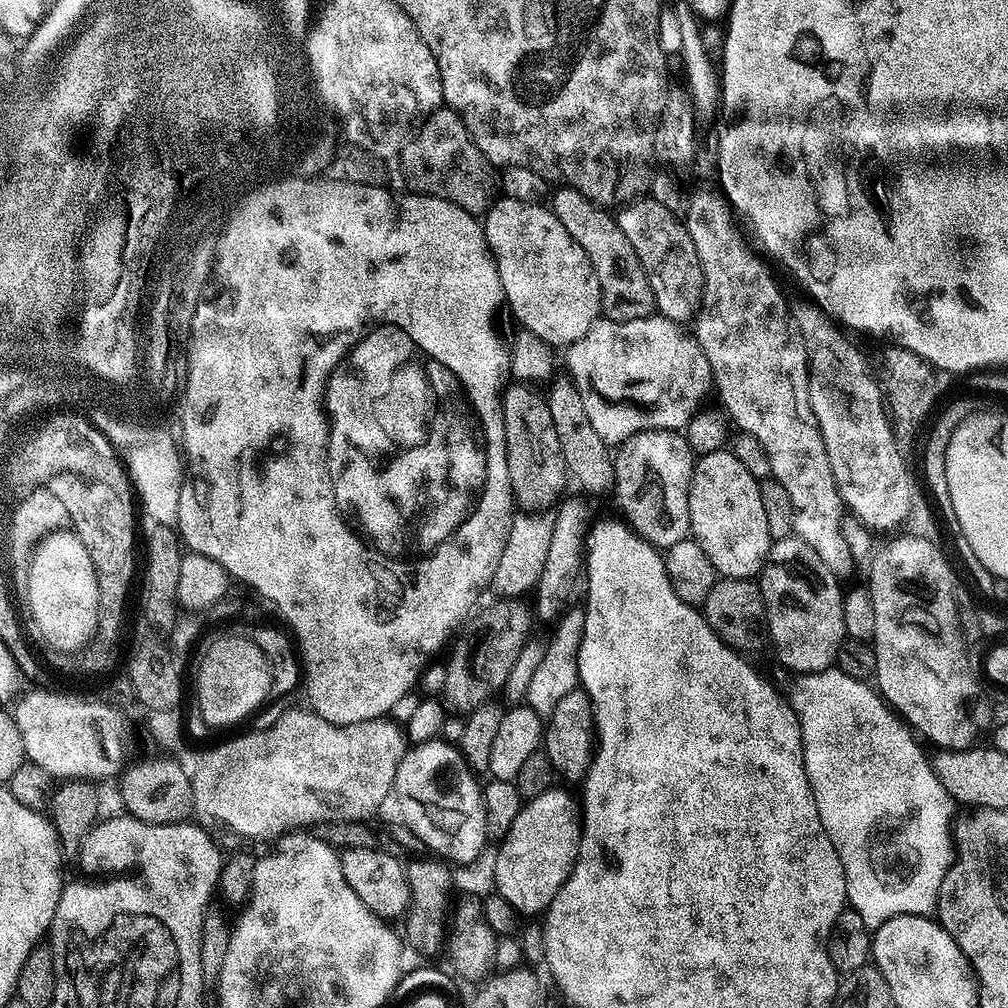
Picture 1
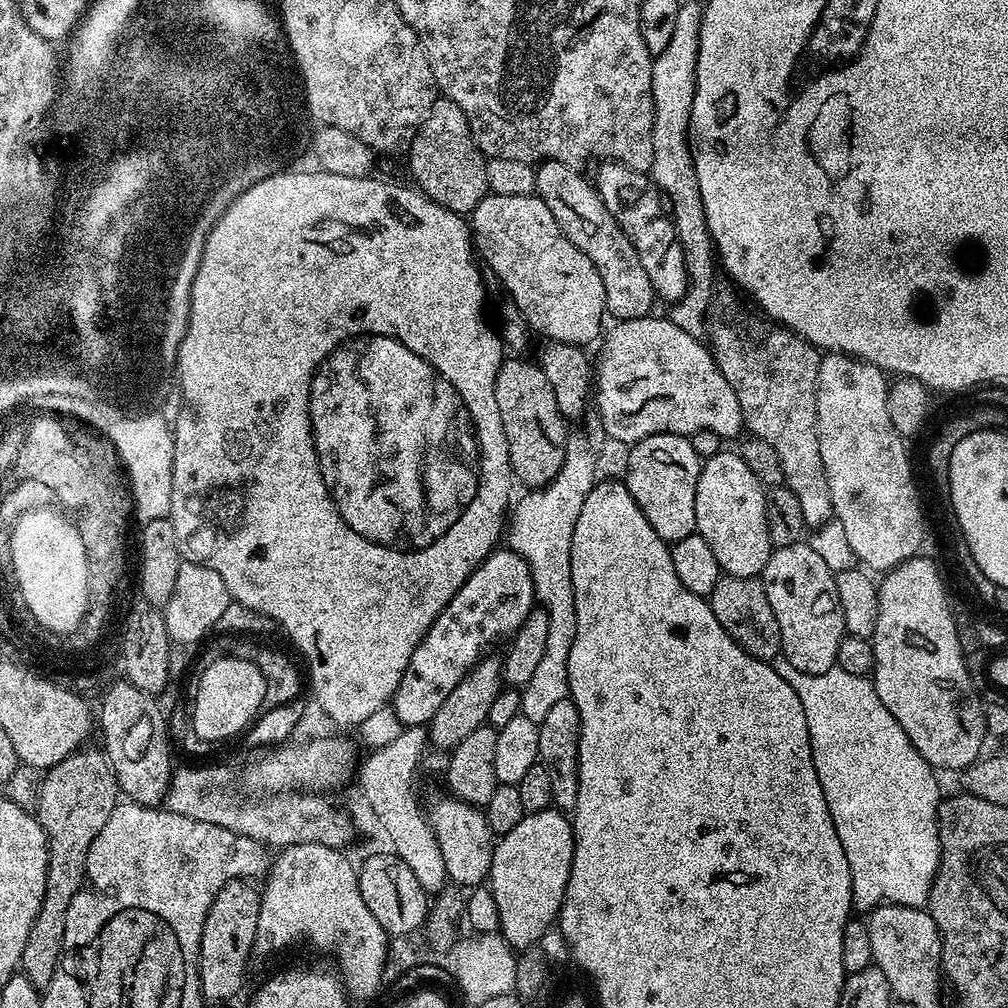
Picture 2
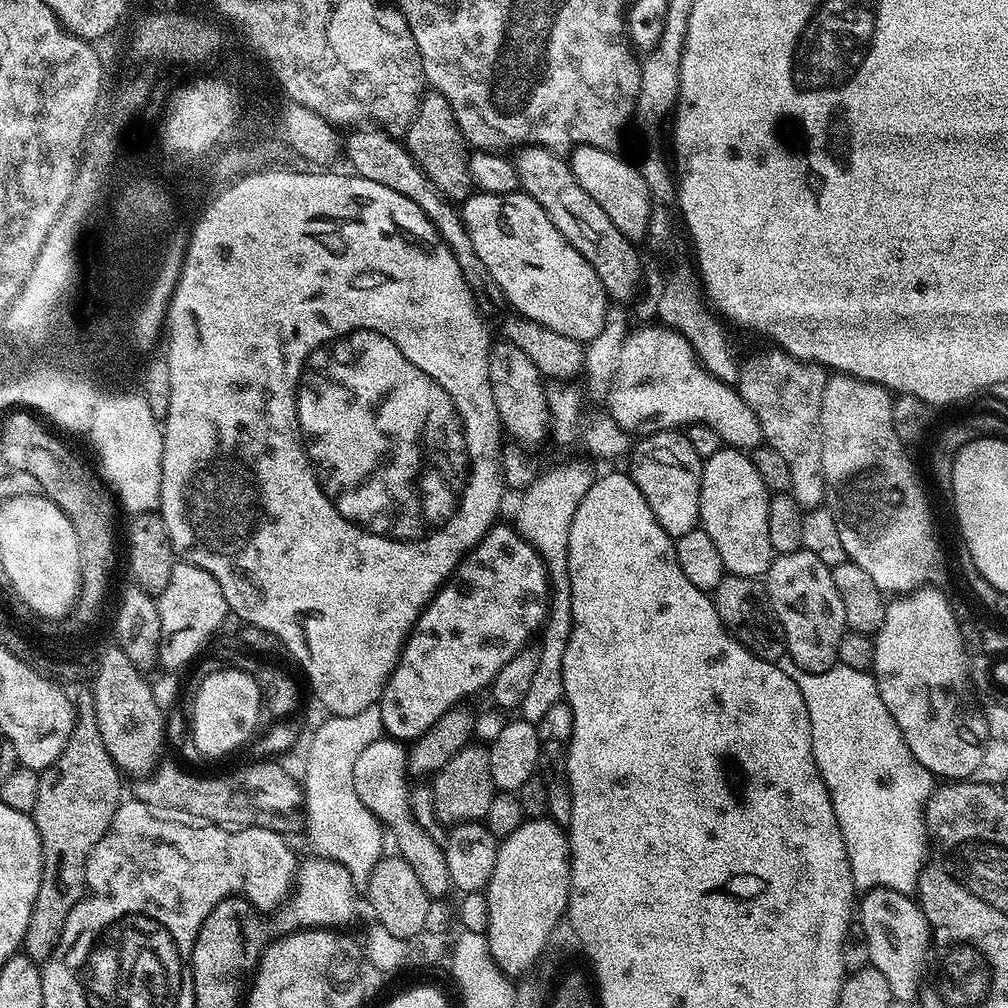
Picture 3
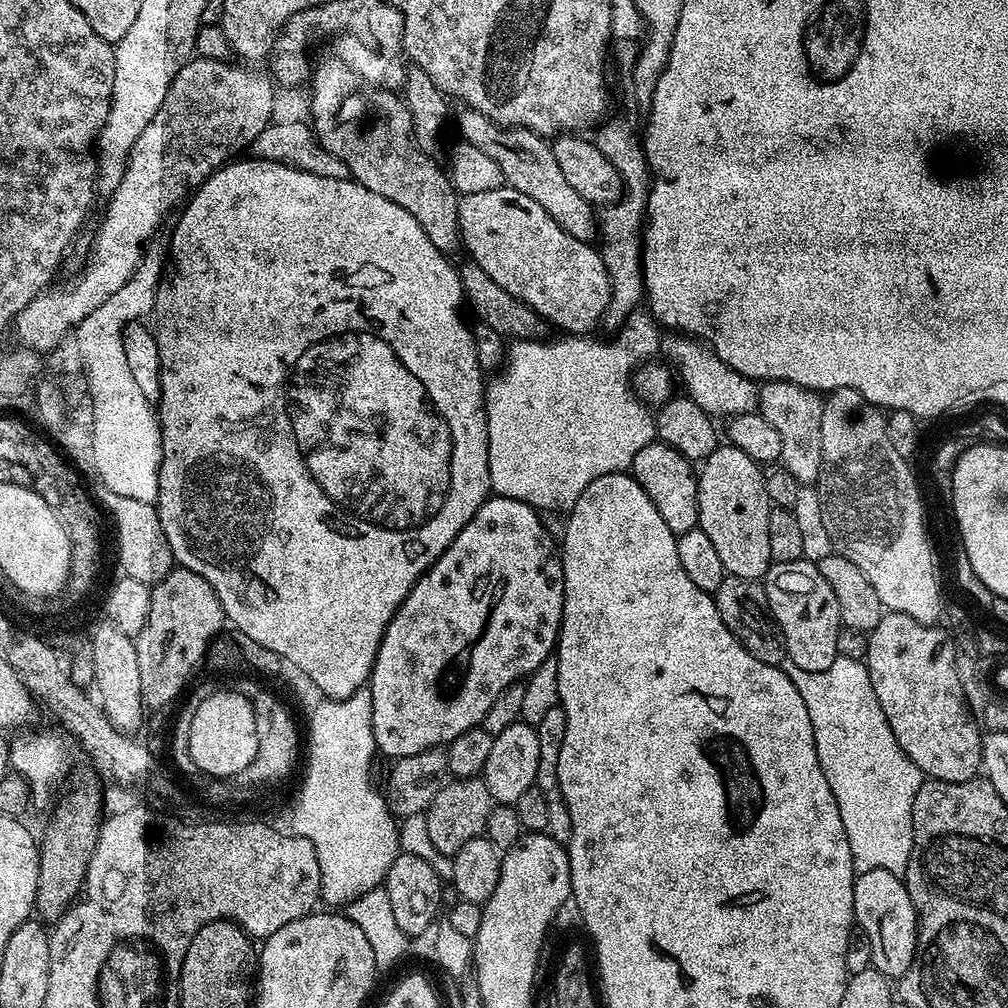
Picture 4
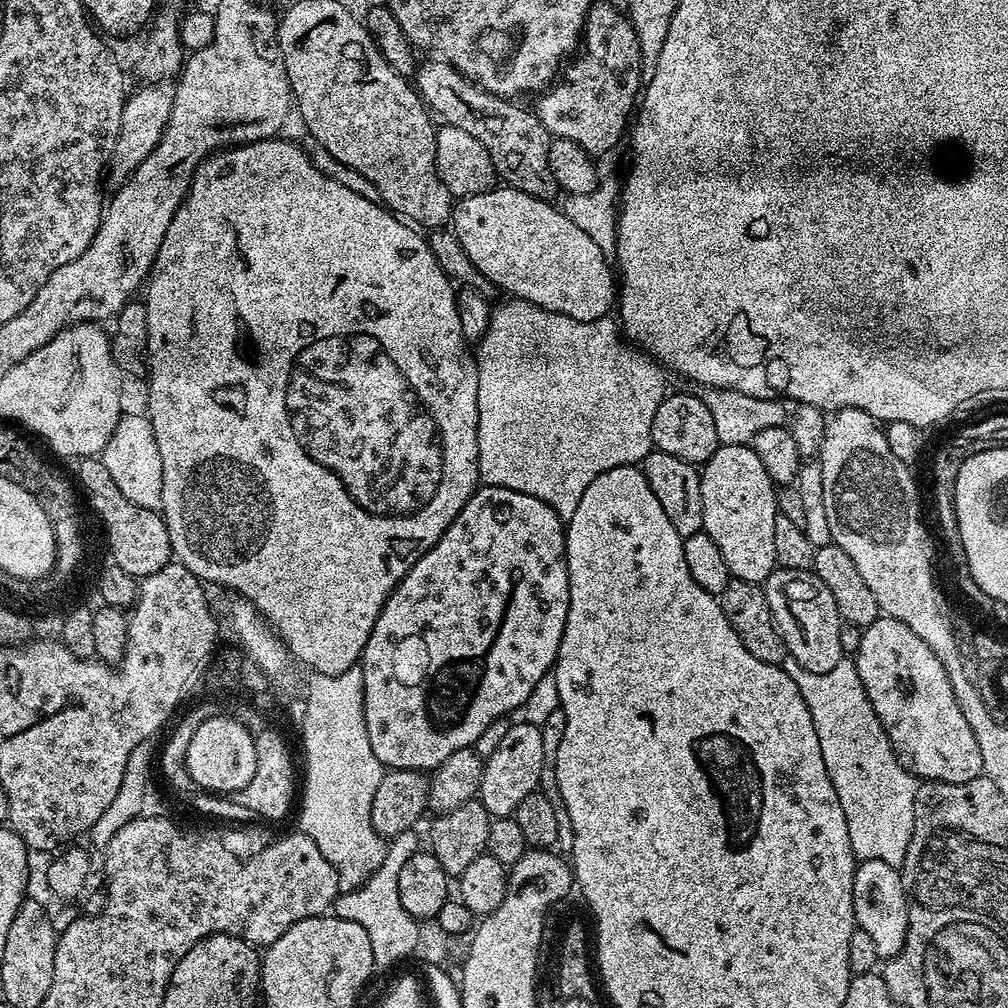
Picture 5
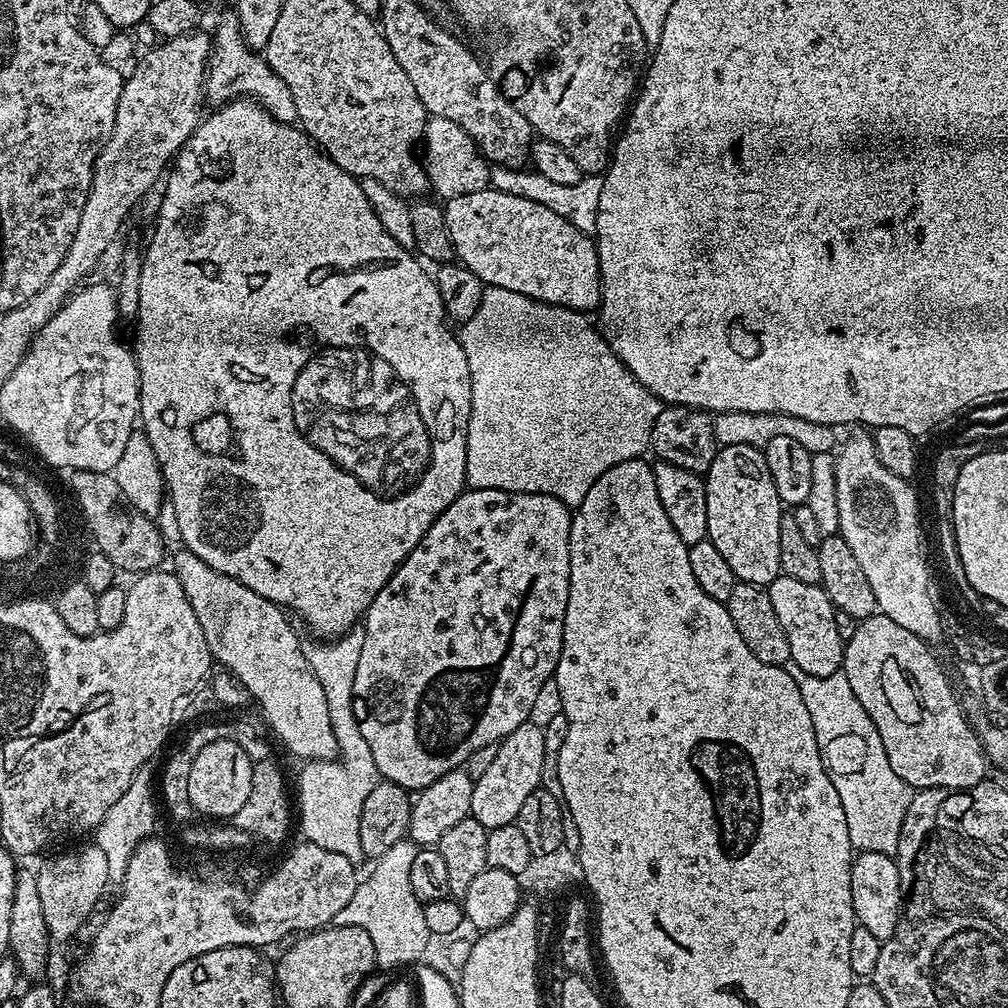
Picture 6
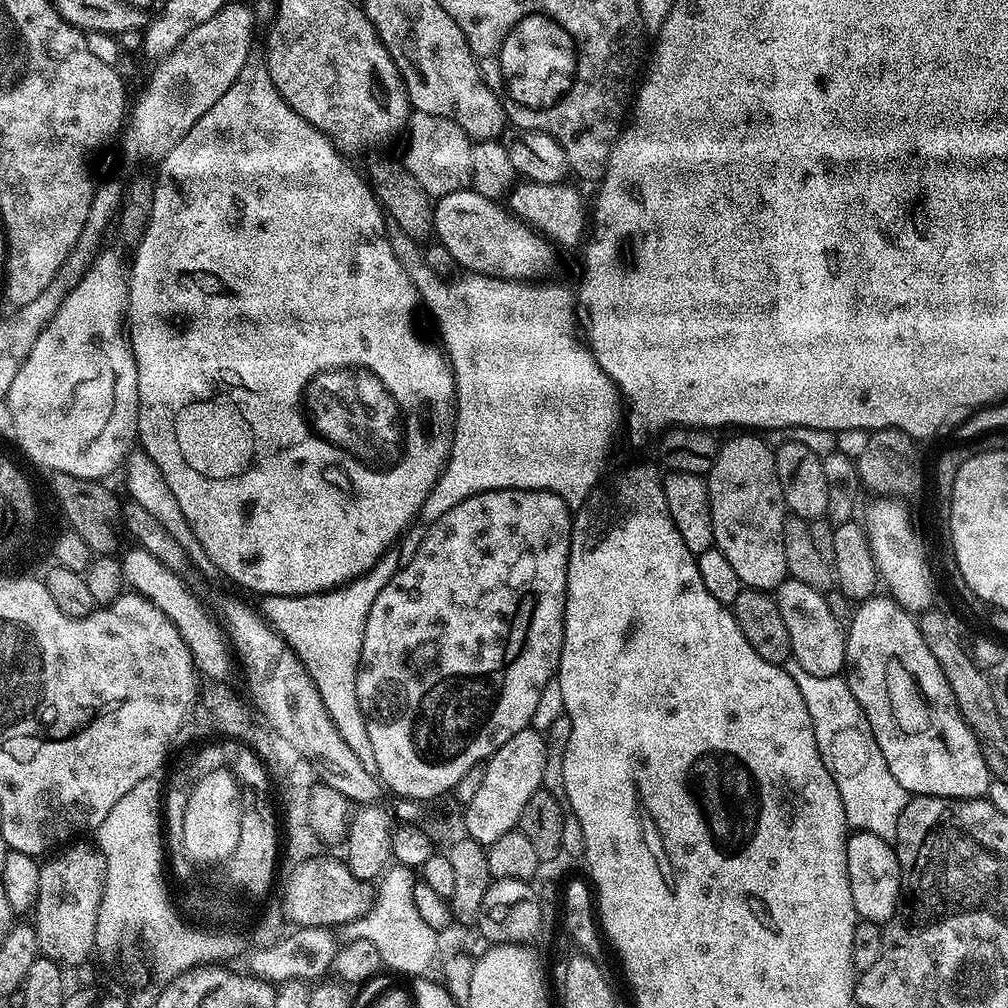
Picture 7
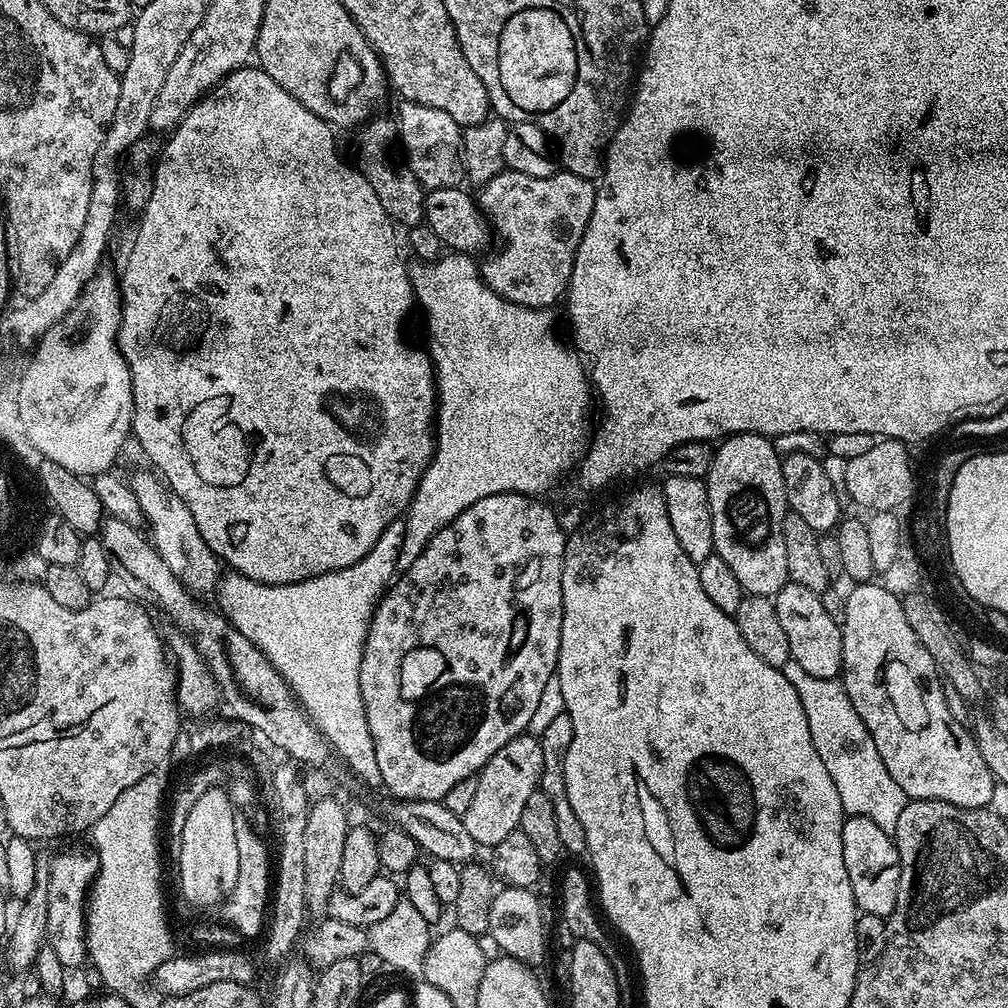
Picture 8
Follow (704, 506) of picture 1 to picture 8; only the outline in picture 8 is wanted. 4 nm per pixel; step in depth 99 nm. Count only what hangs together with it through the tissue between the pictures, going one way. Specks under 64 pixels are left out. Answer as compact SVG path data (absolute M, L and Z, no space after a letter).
M738 432L719 441L718 447L714 451L714 462L710 466L706 477L710 514L712 515L712 529L714 530L715 555L722 557L726 562L726 566L730 566L730 570L734 570L734 578L738 578L738 582L744 587L745 593L749 596L767 596L772 598L782 590L784 584L789 583L788 571L786 570L786 542L782 542L782 522L790 509L788 499L786 498L786 482L782 482L781 459L782 457L774 450L769 437L760 436L757 432Z

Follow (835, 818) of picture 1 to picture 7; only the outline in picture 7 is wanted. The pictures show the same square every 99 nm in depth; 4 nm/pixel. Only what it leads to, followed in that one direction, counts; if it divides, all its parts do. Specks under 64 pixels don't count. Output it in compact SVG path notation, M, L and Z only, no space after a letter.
M793 659L786 661L782 667L790 678L794 678L794 686L798 686L806 701L806 710L810 710L818 754L826 770L830 770L834 786L838 786L838 794L842 794L849 829L878 834L878 838L895 841L898 818L907 806L910 794L898 786L898 778L890 774L886 758L882 758L882 750L874 739L874 730L870 730L870 722L866 722L866 714L862 706L858 706L858 698L854 698L847 679L843 675L818 678L818 674L810 674Z

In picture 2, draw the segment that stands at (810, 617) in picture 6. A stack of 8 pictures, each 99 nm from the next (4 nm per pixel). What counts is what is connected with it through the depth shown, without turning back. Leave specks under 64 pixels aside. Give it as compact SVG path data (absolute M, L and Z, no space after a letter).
M808 542L791 544L785 548L776 548L772 557L766 562L762 573L766 598L770 598L770 610L774 610L774 618L778 618L780 631L780 650L788 659L790 666L798 666L806 674L822 674L836 667L838 642L845 636L842 606L838 602L838 590L834 572L817 551L812 550Z

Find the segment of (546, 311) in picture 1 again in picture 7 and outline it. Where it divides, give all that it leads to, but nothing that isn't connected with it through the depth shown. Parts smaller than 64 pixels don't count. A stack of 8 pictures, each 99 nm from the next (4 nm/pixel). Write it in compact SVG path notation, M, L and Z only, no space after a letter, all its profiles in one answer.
M465 190L441 196L435 201L432 213L435 239L453 255L457 265L469 273L532 282L547 277L544 275L556 260L553 245L537 229L512 215L503 203L477 192Z

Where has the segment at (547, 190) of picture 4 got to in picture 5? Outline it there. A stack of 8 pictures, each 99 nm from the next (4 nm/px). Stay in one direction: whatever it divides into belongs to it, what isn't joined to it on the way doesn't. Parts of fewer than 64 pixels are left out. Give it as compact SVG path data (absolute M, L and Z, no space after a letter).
M428 58L419 65L414 73L414 87L420 93L424 103L437 117L441 116L441 121L450 126L458 126L458 130L464 130L466 134L482 142L486 154L490 154L490 162L494 162L497 177L507 187L516 188L519 192L530 194L539 200L555 201L558 196L556 179L554 174L550 174L550 158L548 157L548 145L550 137L546 126L536 117L535 111L519 108L519 103L503 96L495 96L479 88L473 80L468 80L458 69L450 66L445 60L439 58Z

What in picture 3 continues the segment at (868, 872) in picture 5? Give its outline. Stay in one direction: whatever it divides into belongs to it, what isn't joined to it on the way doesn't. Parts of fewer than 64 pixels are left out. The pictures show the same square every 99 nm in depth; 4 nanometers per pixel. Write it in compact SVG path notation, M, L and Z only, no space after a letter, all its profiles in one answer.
M870 888L861 896L864 897L858 900L859 931L870 950L871 967L876 968L882 978L886 978L893 1000L915 1001L925 975L924 951L930 948L928 919L919 903L907 892Z

